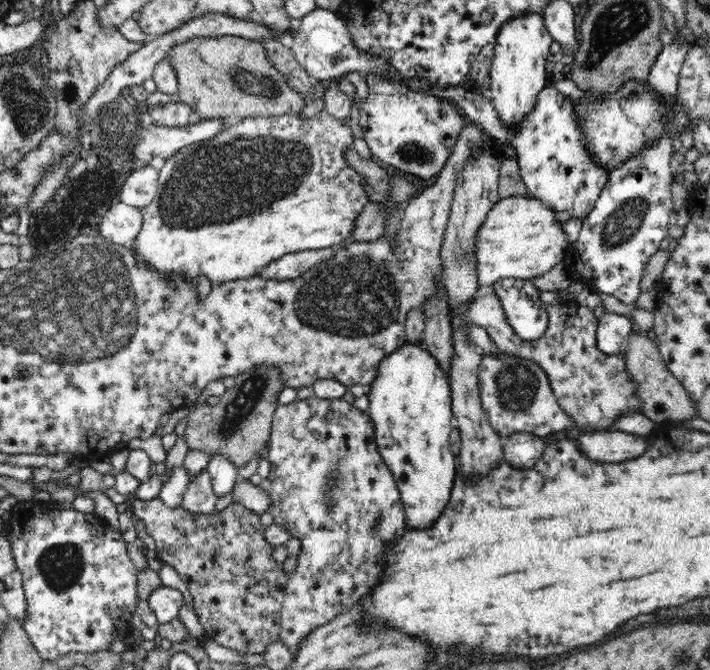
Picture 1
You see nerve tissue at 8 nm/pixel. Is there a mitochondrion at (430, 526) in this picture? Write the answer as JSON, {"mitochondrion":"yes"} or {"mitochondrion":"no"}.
{"mitochondrion":"no"}

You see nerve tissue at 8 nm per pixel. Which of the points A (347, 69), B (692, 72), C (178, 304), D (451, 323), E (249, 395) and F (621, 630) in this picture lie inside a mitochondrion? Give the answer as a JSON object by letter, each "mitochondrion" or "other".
{"A":"other","B":"other","C":"other","D":"other","E":"mitochondrion","F":"other"}

